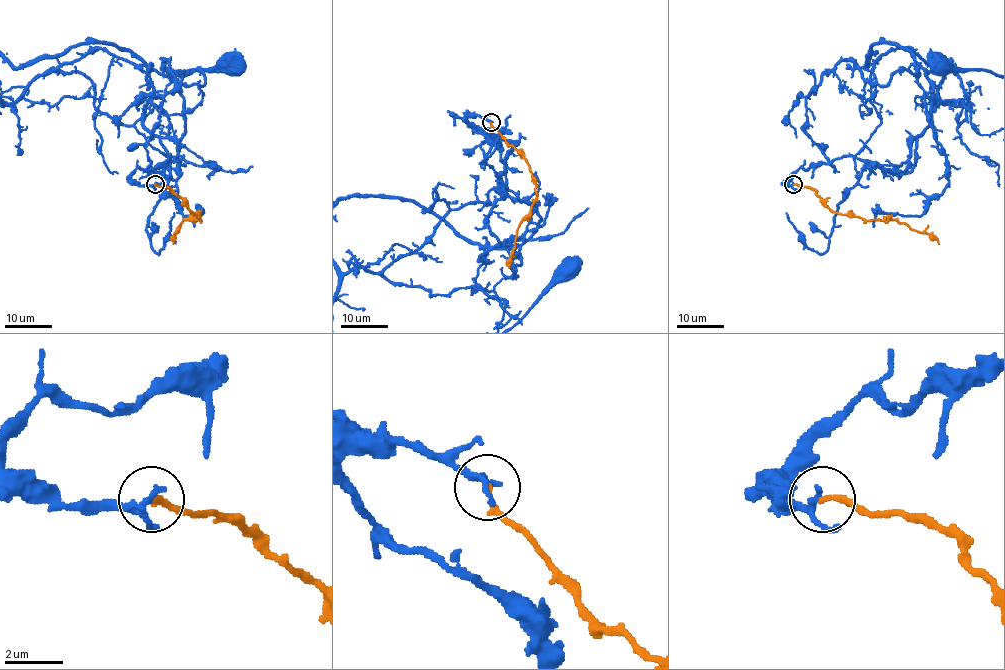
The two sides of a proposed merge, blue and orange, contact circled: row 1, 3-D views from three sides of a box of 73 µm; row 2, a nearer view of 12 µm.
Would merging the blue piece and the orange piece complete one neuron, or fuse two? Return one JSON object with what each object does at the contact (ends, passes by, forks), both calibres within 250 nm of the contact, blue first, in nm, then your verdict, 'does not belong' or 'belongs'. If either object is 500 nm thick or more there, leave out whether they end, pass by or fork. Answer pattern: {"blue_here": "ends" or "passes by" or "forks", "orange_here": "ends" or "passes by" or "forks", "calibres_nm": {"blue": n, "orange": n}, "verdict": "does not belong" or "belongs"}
{"blue_here": "passes by", "orange_here": "ends", "calibres_nm": {"blue": 200, "orange": 200}, "verdict": "does not belong"}

